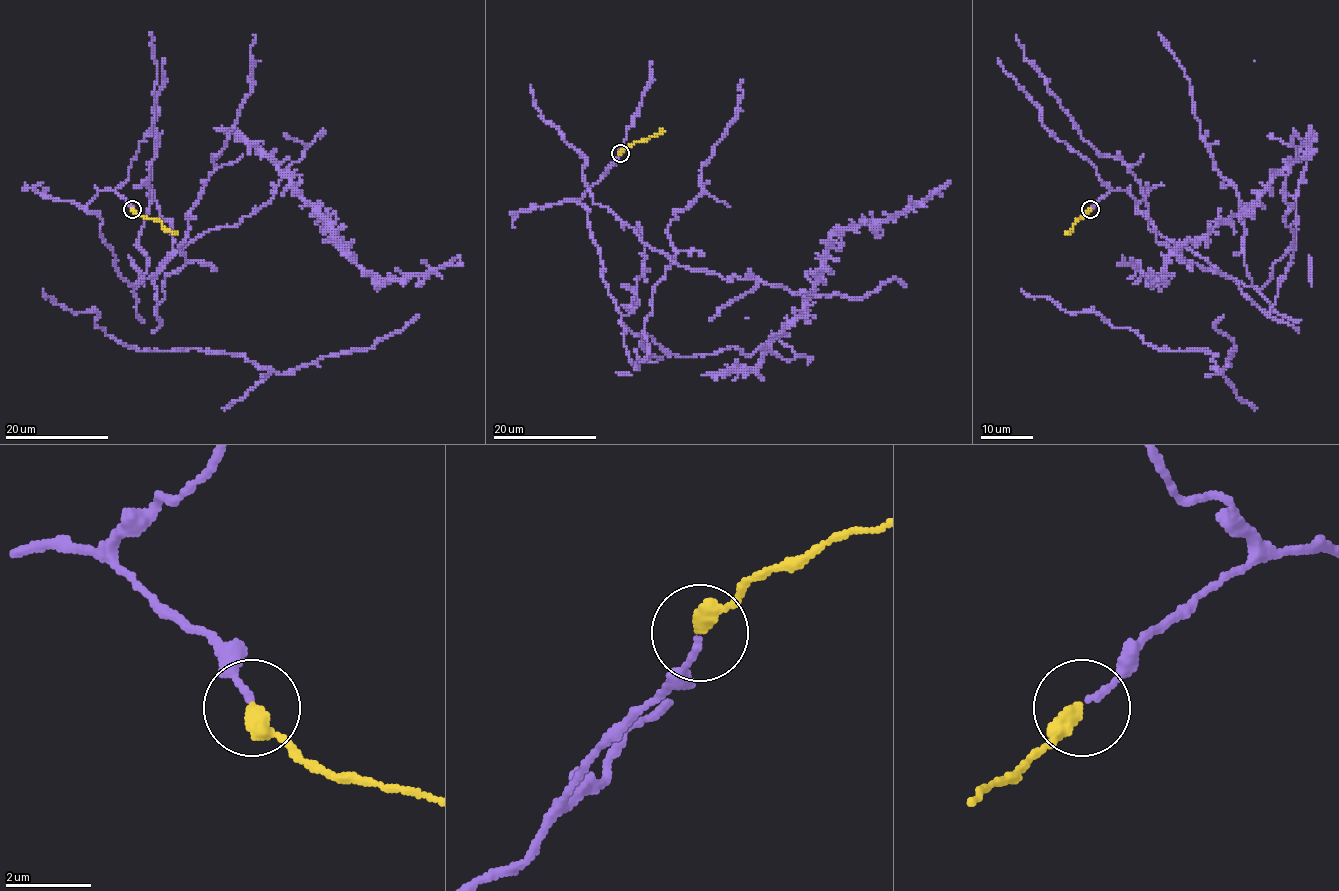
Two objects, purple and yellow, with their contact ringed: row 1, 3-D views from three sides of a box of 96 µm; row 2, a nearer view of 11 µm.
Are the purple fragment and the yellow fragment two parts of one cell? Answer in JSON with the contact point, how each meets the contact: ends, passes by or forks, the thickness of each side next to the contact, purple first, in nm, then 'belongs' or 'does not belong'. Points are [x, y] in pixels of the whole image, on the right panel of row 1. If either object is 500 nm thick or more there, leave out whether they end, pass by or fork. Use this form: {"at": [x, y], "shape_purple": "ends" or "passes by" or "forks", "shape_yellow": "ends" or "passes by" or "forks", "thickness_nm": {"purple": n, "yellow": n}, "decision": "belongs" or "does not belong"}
{"at": [1090, 209], "shape_purple": "ends", "shape_yellow": "ends", "thickness_nm": {"purple": 140, "yellow": 420}, "decision": "belongs"}

